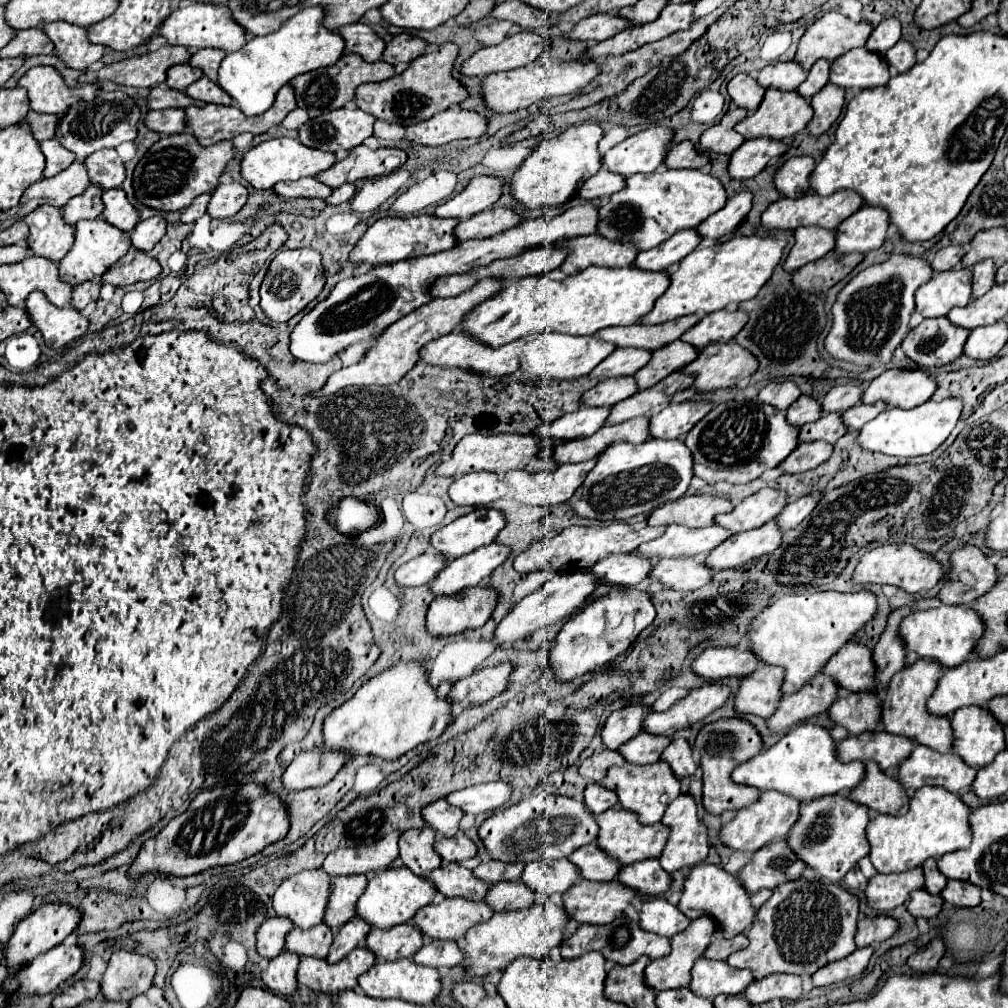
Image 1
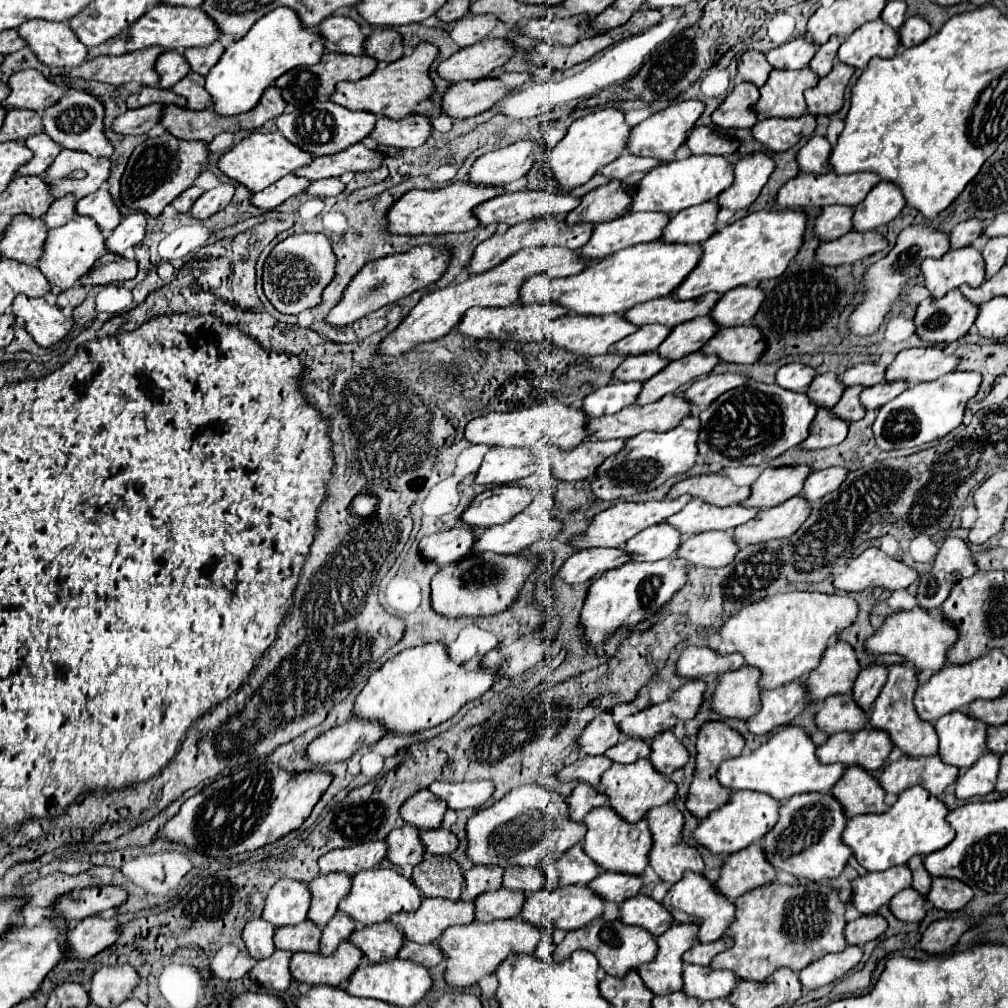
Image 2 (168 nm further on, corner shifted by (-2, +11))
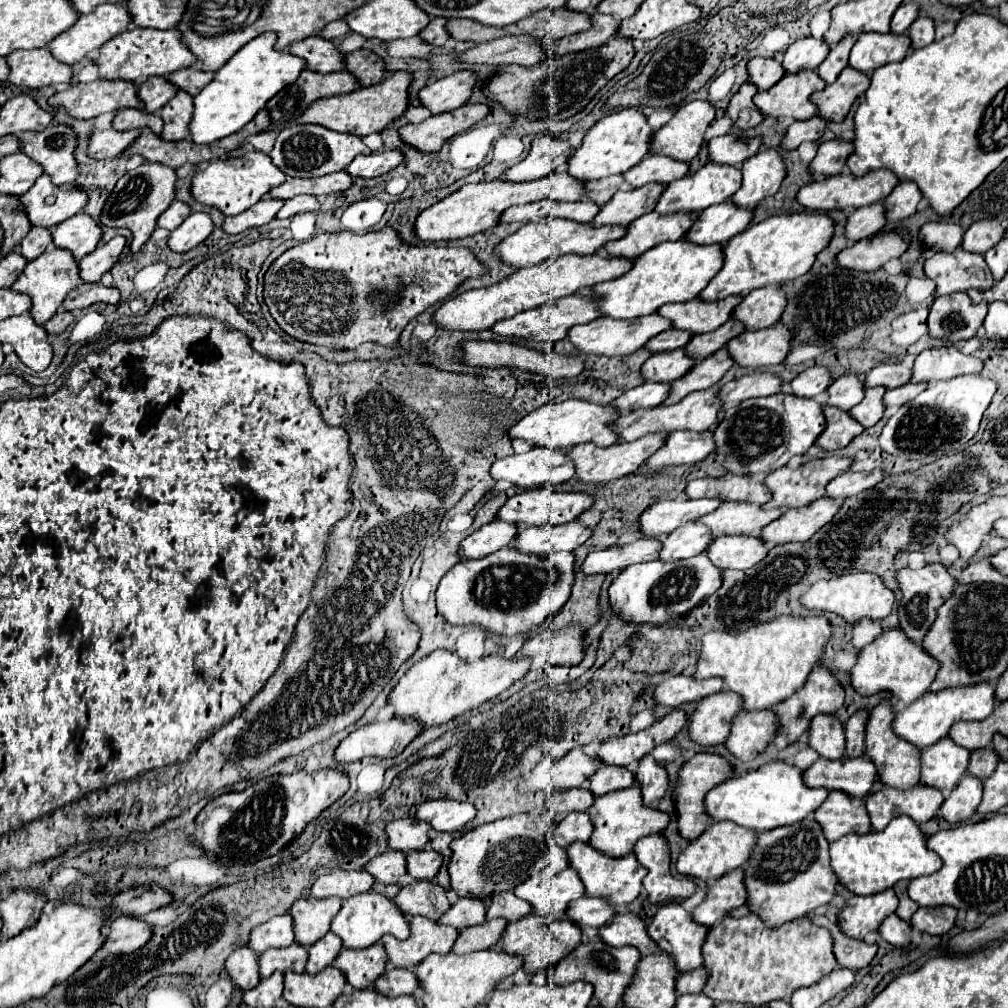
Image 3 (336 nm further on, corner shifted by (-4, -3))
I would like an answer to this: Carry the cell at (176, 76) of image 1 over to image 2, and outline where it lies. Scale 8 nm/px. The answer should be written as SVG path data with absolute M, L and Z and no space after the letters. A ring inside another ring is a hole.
M162 52L156 60L154 70L160 76L160 88L172 88L190 72L190 64L178 52Z

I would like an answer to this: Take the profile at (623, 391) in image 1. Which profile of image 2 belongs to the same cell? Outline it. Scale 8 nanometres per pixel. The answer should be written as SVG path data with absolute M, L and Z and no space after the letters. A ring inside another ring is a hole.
M658 352L628 356L622 362L622 366L618 366L618 370L614 372L614 378L622 380L622 382L630 382L630 380L646 382L648 378L652 378L654 374L664 370L668 364L670 364L670 360L662 358Z

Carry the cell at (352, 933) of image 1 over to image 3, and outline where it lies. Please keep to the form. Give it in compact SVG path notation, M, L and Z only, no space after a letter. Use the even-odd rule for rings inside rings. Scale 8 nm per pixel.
M328 932L322 940L318 940L316 944L312 944L308 948L308 964L306 964L306 972L308 974L316 974L322 968L330 966L334 962L334 958L338 956L338 952L342 950L342 940L340 936Z

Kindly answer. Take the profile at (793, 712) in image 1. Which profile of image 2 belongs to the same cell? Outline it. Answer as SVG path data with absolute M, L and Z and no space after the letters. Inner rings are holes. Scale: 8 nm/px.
M792 682L774 690L762 690L760 702L762 706L758 714L748 718L748 732L756 736L768 734L800 714L808 704L806 688L802 682Z

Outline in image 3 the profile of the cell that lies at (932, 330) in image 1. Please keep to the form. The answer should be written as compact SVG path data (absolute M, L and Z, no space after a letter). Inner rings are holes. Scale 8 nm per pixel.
M968 294L940 296L930 308L928 334L946 342L968 340L976 336L986 318L986 304L972 304Z

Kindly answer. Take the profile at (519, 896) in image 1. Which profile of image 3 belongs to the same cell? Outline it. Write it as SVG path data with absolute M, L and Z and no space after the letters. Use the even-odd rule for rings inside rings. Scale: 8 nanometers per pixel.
M492 918L484 924L470 926L460 930L460 936L452 948L456 954L468 954L484 948L494 948L500 942L500 936L504 934L504 928L508 926L508 920L504 918Z

